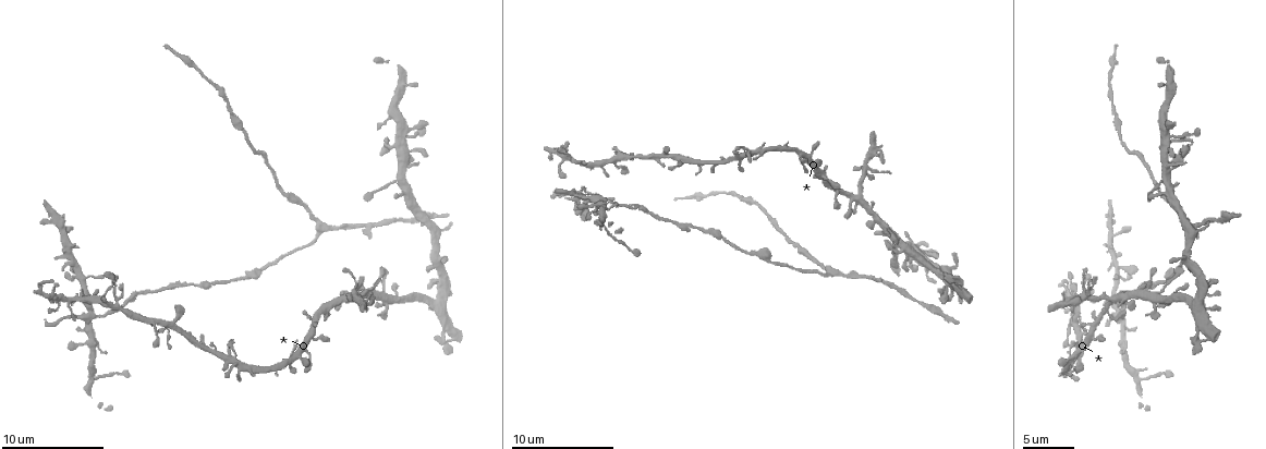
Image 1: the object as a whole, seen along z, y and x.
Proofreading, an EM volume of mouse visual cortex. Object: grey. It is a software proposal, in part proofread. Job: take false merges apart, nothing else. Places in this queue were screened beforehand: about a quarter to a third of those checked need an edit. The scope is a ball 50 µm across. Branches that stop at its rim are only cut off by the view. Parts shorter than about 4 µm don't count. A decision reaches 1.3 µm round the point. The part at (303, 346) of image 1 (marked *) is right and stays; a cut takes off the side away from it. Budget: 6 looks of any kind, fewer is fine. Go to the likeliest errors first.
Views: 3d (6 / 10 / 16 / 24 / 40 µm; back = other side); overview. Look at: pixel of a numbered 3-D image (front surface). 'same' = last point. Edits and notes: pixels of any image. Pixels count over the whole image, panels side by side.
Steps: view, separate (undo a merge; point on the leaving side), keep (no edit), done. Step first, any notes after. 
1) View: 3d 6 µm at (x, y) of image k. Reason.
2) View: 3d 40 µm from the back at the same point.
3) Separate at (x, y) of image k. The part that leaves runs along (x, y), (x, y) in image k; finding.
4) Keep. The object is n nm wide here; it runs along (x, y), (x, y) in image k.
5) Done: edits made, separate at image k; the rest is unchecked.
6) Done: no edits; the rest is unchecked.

View: 3d 6 µm at (392, 145) of image 1.

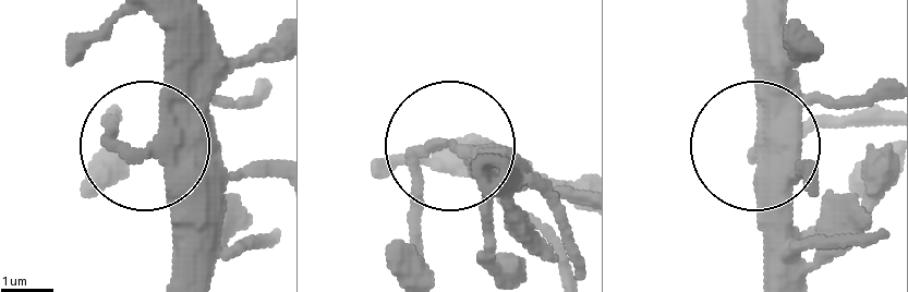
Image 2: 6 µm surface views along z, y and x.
Keep. One cell here.

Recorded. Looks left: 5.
View: 3d 10 µm at (1115, 296) of image 1. Four or more arms meet.

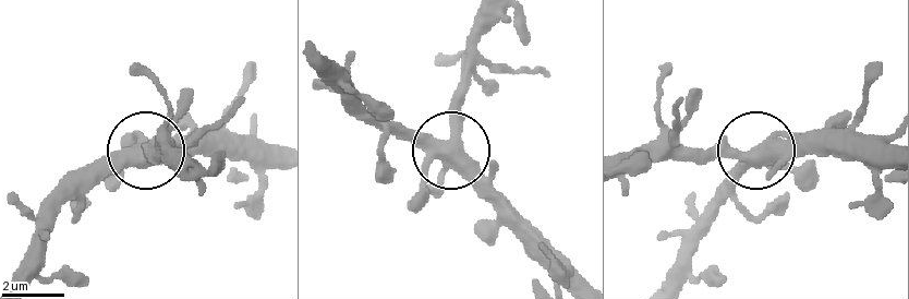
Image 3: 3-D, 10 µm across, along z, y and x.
View: 3d 10 µm from the back at (457, 145) of image 3.

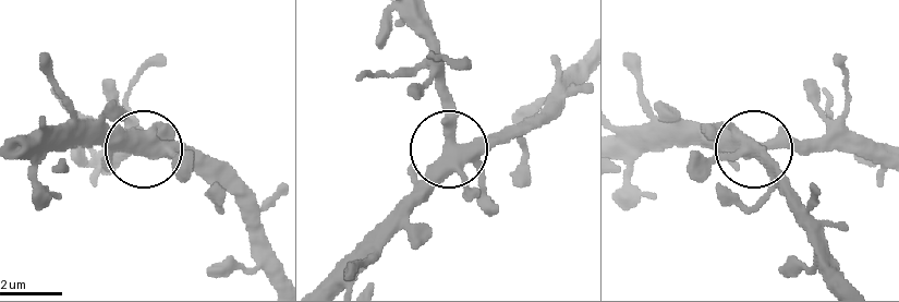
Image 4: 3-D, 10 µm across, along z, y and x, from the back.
Keep. One cell here.

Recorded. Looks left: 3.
View: 3d 10 µm at (94, 317) of image 1. Looks like a crossing.

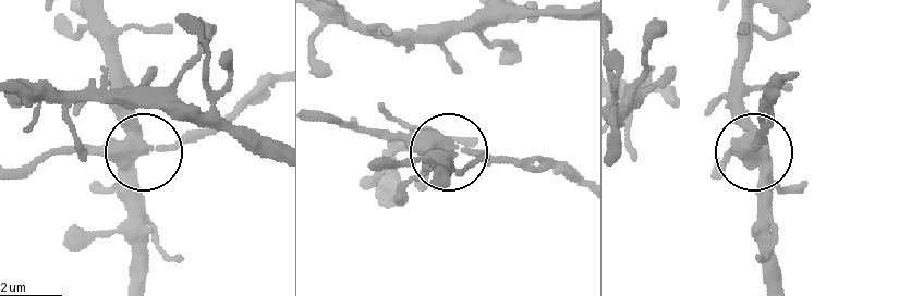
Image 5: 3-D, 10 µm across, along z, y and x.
Separate at (180, 142) of image 5. 4 arms meet here; the part that leaves runs along (133, 151), (209, 133), (271, 89) in image 5; two cells meet here.

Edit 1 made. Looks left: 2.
Done: edits made, separate at image 5; the rest is unchecked.

